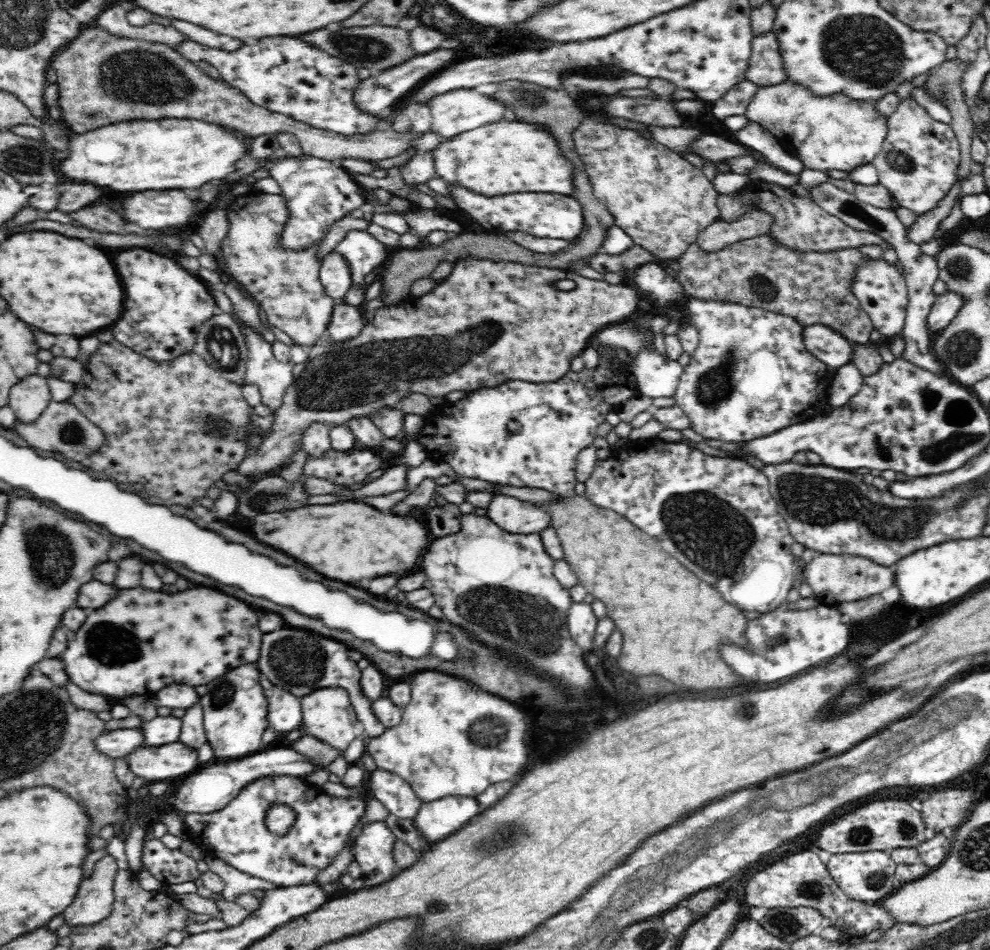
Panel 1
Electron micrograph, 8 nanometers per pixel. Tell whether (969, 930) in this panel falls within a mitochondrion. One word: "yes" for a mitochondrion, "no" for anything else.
yes

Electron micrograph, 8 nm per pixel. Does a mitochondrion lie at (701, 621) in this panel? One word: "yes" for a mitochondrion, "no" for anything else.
no

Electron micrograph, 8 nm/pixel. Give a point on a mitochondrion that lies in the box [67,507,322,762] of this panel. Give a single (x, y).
(112, 645)

